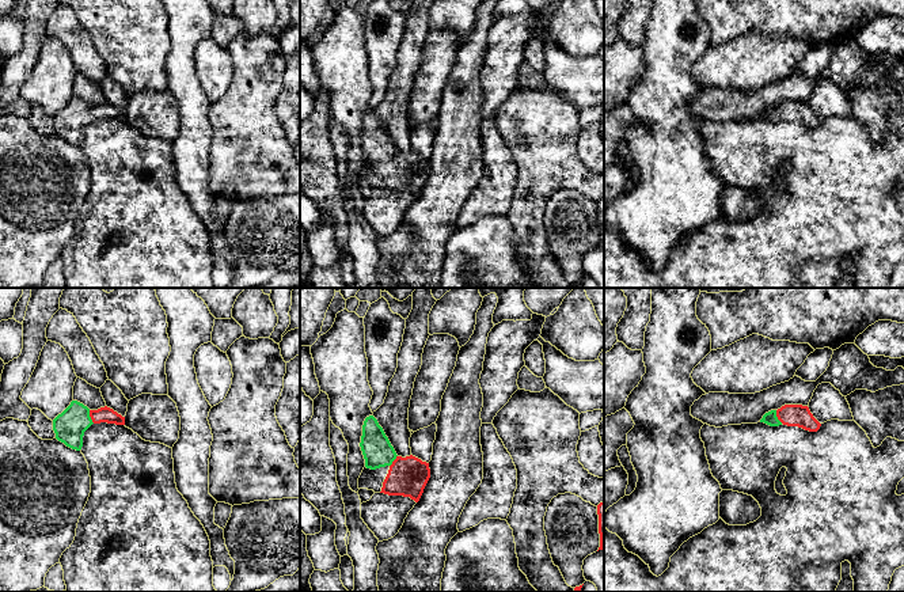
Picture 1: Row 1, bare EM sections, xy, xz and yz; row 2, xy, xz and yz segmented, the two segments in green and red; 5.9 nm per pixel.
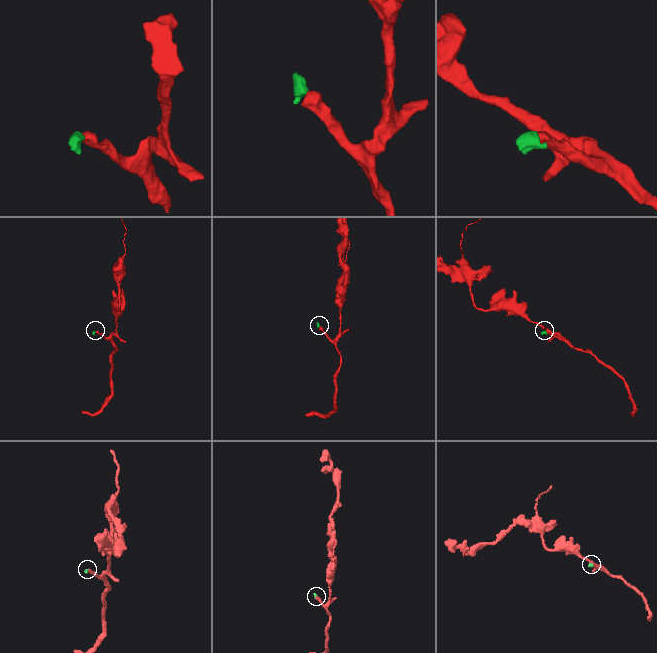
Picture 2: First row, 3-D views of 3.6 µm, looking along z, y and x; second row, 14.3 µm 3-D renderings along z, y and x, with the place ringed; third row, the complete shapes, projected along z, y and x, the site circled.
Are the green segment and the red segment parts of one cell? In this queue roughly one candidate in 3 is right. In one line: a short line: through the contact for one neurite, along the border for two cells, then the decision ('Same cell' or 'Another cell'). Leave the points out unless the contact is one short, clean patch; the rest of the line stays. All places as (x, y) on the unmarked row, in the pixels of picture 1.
Line: xy (69, 122), (79, 113), (90, 113), (105, 110). Same cell

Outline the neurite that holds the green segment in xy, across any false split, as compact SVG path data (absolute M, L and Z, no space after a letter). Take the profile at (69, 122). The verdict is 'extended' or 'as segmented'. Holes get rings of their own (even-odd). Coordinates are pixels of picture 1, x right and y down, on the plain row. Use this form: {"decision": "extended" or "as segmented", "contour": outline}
{"decision": "extended", "contour": "M72 96L71 100L53 115L53 126L58 137L72 145L80 147L84 128L92 119L100 118L125 121L125 113L107 102L90 106L83 99Z"}

